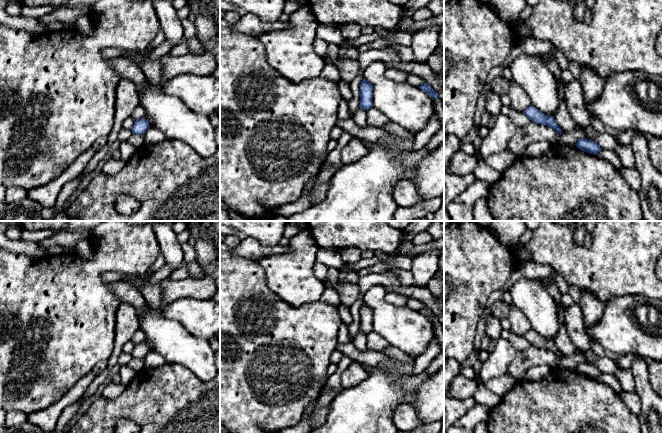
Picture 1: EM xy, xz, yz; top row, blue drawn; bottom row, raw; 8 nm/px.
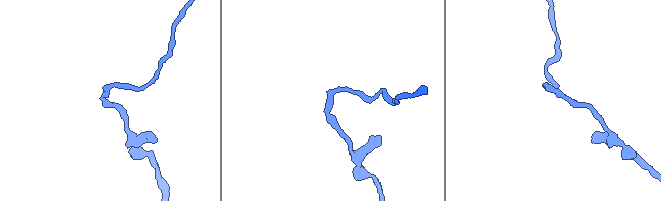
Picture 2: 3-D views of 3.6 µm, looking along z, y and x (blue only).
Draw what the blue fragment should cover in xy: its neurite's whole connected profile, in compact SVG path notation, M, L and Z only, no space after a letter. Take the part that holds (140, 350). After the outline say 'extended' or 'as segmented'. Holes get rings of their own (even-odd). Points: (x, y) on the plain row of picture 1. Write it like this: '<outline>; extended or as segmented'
M145 341L136 344L133 351L131 352L132 359L128 362L127 366L136 373L143 370L146 367L143 358L149 351L149 347Z; extended

